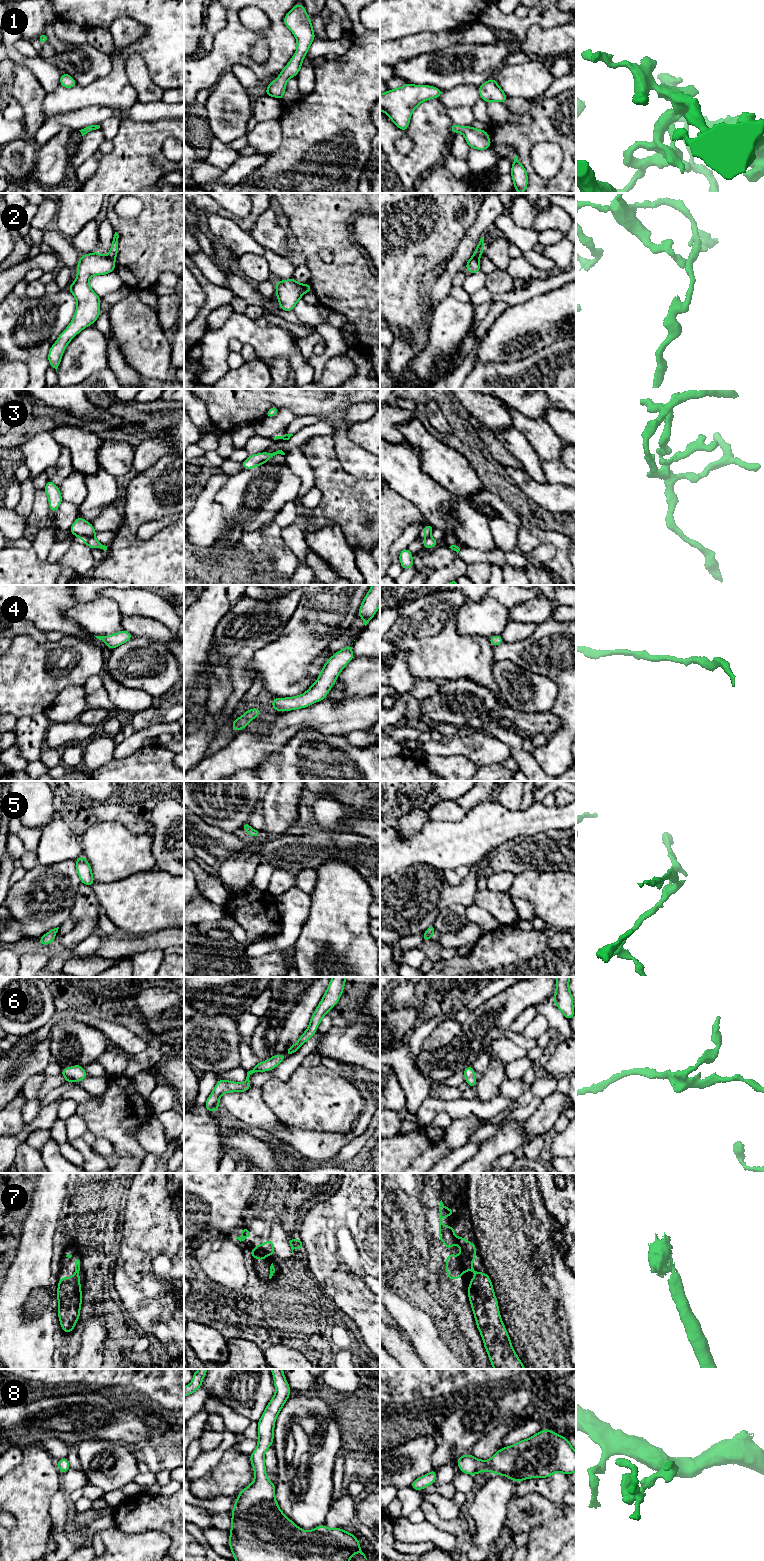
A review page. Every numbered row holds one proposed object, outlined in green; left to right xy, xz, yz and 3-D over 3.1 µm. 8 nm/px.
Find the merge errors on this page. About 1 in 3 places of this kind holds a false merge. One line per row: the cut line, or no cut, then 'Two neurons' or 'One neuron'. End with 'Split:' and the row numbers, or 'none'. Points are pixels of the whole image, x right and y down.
1: No split. One neuron
2: Split along xy (106, 256), (114, 260). Two neurons
3: Split along xy (93, 536), (84, 539). Two neurons
4: No split. One neuron
5: No split. One neuron
6: No split. One neuron
7: No split. One neuron
8: No split. One neuron
Split: 2, 3

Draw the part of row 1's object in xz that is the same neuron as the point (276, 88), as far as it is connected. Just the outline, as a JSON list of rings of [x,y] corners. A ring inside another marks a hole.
[[[302,4],[295,5],[284,17],[283,23],[296,37],[297,50],[289,63],[279,73],[280,76],[267,86],[265,94],[280,100],[283,99],[287,80],[298,74],[302,61],[315,39],[312,22]]]

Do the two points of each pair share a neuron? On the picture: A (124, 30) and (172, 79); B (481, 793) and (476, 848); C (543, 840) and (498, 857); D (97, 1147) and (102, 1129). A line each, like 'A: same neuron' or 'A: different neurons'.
A: different neurons
B: different neurons
C: same neuron
D: different neurons

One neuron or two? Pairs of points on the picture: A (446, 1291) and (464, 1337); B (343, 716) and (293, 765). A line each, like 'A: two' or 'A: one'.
A: one
B: two

